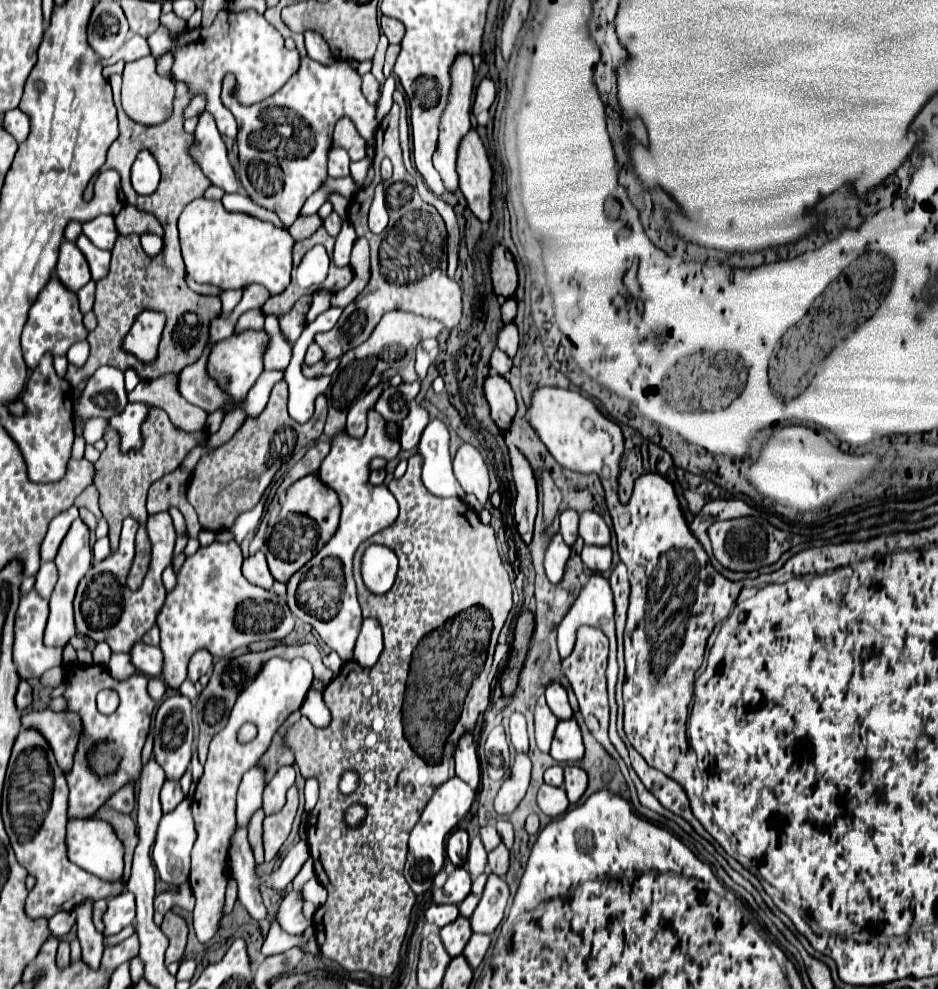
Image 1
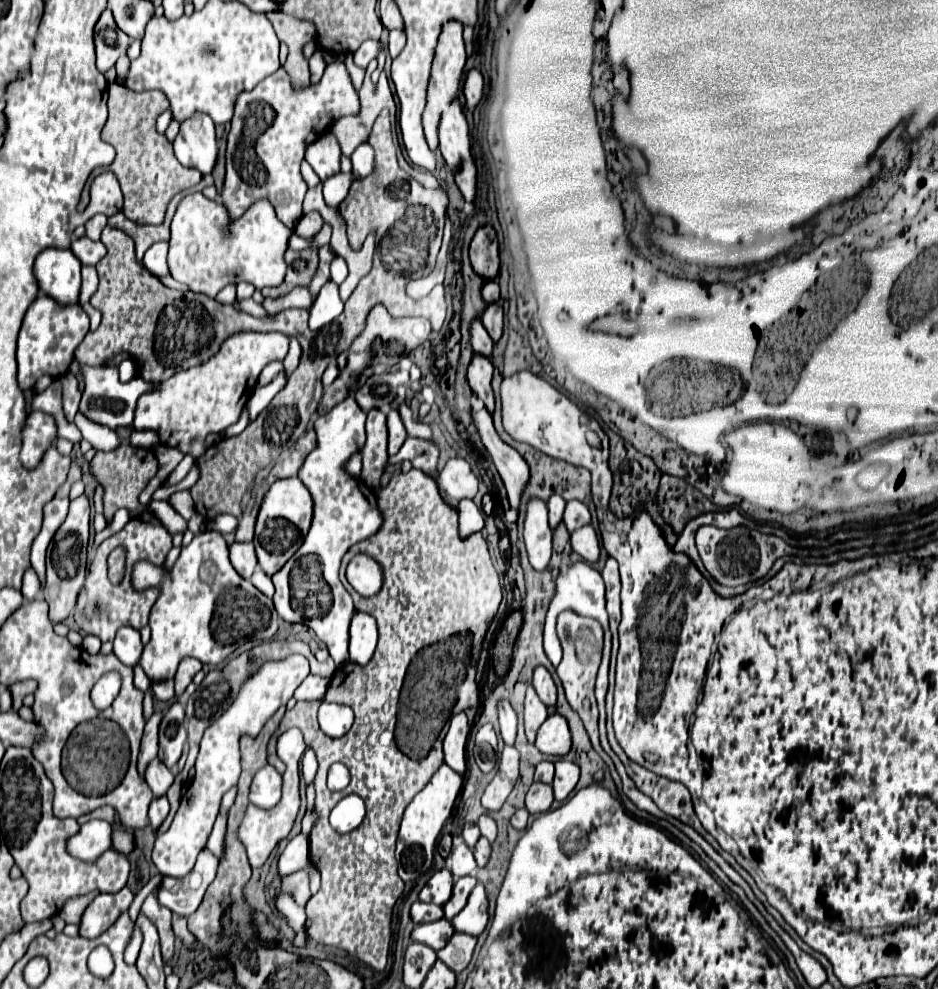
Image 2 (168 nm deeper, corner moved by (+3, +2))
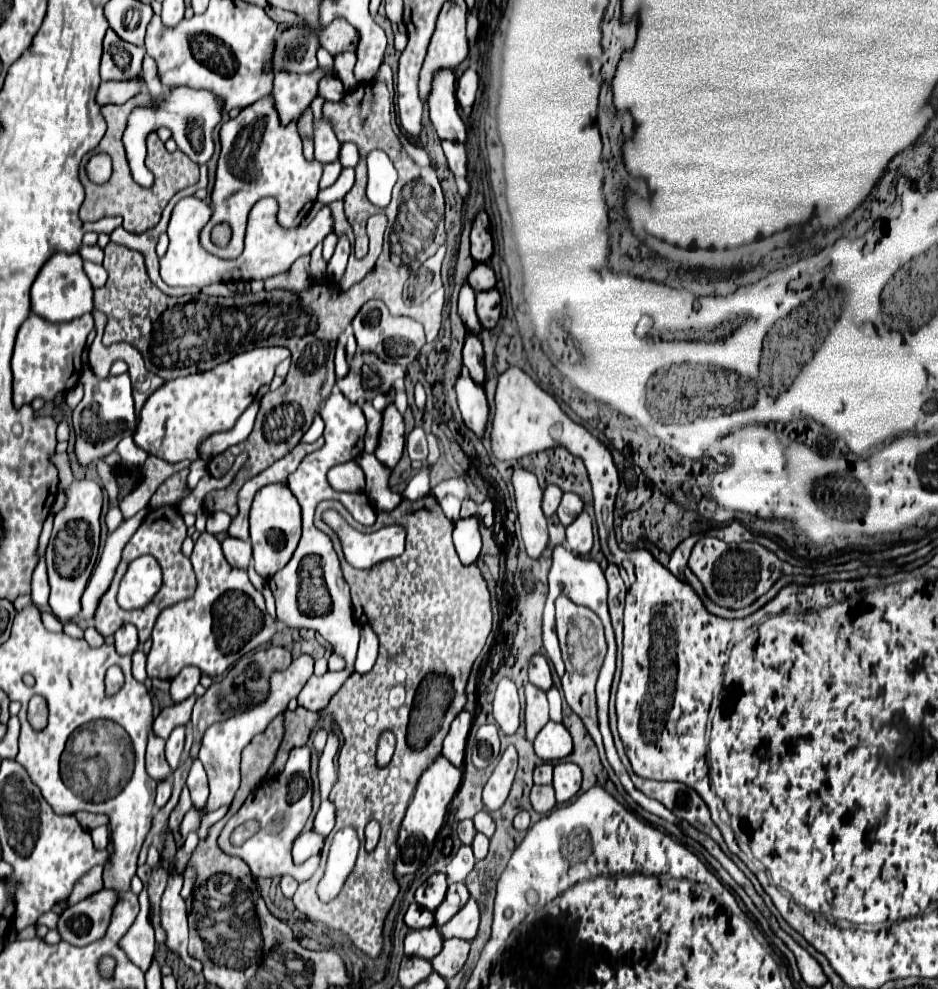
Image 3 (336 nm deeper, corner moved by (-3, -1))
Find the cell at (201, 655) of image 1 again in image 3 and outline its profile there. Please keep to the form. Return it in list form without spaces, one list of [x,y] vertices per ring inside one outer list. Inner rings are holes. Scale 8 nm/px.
[[[184,667],[174,679],[172,679],[172,687],[170,687],[170,695],[174,699],[174,703],[180,703],[184,699],[188,699],[194,693],[194,687],[200,683],[200,669],[196,667]]]

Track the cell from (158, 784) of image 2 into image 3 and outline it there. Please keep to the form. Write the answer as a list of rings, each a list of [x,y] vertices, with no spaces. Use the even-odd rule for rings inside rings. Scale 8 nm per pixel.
[[[152,733],[148,739],[148,749],[146,749],[146,771],[154,781],[164,781],[172,773],[164,757],[164,741]]]

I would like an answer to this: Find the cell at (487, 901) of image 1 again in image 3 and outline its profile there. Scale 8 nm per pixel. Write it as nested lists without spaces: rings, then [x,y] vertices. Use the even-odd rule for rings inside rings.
[[[470,899],[446,925],[440,927],[440,933],[444,939],[466,939],[472,941],[478,935],[478,925],[480,925],[480,907],[474,899]]]

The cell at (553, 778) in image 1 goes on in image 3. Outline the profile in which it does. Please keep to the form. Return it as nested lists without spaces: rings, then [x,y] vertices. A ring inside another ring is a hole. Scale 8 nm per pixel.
[[[542,763],[534,769],[534,783],[536,785],[550,785],[552,783],[552,763]]]

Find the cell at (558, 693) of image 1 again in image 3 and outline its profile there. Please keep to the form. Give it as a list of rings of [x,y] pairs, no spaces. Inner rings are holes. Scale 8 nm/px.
[[[534,655],[534,657],[532,657],[528,675],[530,675],[530,683],[536,685],[536,687],[542,689],[542,691],[552,689],[552,685],[554,685],[554,683],[552,683],[552,671],[550,671],[550,665],[548,665],[546,657],[542,657],[542,655]]]

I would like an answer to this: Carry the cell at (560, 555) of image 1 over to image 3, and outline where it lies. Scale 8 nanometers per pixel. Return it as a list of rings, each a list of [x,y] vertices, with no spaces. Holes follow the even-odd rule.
[[[524,469],[514,471],[512,483],[516,491],[516,505],[526,551],[532,559],[540,559],[548,545],[548,519],[540,509],[544,491],[540,489],[536,475]]]

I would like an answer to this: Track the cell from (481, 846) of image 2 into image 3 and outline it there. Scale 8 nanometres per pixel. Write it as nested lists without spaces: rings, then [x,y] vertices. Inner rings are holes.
[[[478,833],[478,835],[474,837],[472,849],[474,849],[476,859],[484,859],[484,857],[488,855],[488,837],[486,837],[486,835],[482,835],[482,833]]]

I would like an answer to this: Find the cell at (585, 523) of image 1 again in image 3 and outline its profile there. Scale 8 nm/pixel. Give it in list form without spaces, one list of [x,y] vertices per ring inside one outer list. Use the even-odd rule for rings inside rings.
[[[564,493],[562,503],[560,503],[556,515],[560,517],[562,525],[566,527],[566,525],[572,523],[574,517],[578,517],[582,511],[584,511],[584,503],[582,503],[582,499],[580,499],[576,493]]]

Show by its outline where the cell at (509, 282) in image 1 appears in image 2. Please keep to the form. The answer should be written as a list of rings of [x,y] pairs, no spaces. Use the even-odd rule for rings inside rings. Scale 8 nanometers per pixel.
[[[482,226],[472,238],[470,244],[470,262],[478,276],[496,278],[500,270],[500,258],[498,258],[498,240],[492,226]]]

